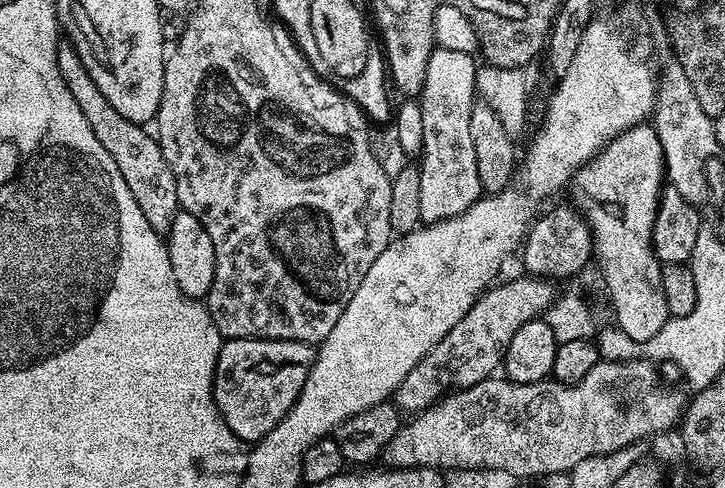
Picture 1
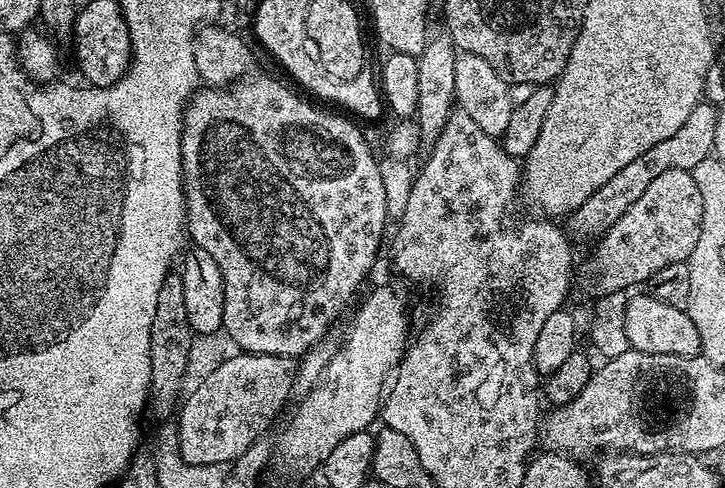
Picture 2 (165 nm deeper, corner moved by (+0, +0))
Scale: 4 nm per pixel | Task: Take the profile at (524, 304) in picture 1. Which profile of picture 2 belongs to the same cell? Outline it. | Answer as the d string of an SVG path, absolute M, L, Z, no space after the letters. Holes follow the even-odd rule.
M666 170L666 174L658 174L658 178L646 186L642 198L638 198L638 202L634 202L634 206L630 206L630 210L626 210L626 214L622 214L622 218L618 218L618 222L614 222L614 226L599 237L595 245L596 253L584 268L584 280L596 294L631 290L635 284L643 285L665 266L688 261L690 254L694 254L694 246L698 246L698 234L702 234L702 194L698 185L691 172Z

